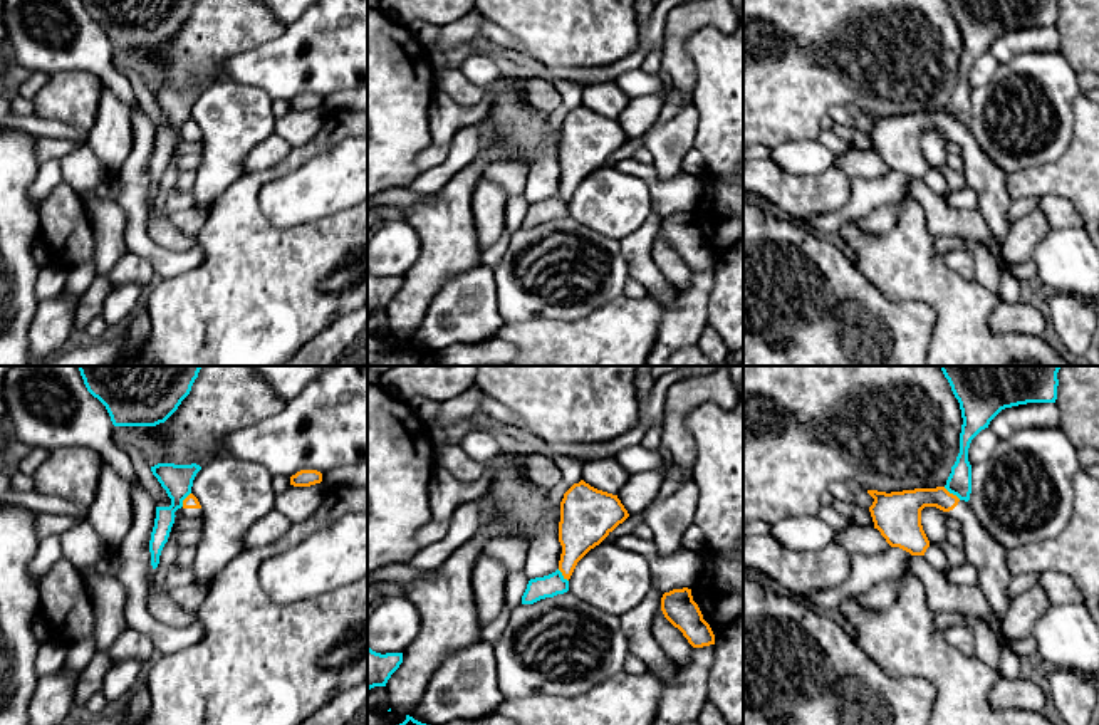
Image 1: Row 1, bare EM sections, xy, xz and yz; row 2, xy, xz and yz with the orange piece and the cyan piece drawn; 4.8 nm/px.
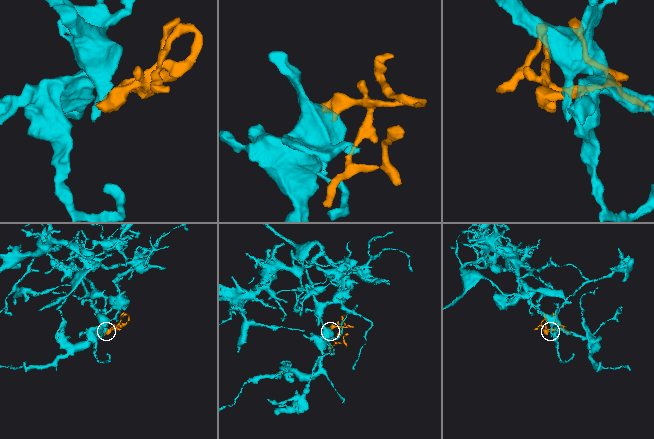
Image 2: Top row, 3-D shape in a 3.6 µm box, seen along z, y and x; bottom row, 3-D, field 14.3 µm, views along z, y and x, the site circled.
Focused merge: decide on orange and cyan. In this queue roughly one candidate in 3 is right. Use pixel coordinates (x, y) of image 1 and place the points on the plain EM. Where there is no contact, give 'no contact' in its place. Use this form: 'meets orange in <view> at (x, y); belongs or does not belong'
meets orange in yz at (952, 118); does not belong

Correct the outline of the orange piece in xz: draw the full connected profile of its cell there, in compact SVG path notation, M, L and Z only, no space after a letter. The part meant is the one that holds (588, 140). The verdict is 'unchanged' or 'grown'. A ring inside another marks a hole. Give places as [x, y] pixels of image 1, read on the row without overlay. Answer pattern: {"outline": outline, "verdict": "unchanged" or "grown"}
{"outline": "M584 104L574 107L560 126L559 195L564 203L569 205L577 186L628 141L617 119L597 114Z", "verdict": "unchanged"}

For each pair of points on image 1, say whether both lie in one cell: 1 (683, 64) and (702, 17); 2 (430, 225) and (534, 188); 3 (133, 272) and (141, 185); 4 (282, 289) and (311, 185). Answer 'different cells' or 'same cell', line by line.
1: same cell
2: different cells
3: different cells
4: different cells

